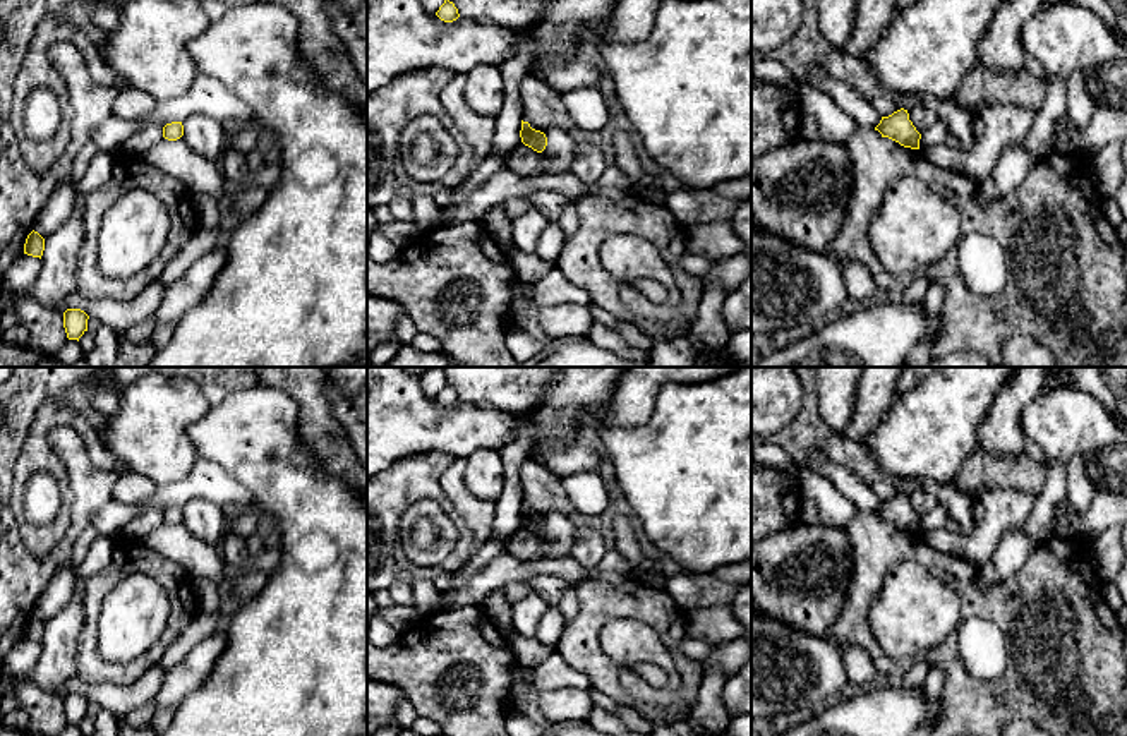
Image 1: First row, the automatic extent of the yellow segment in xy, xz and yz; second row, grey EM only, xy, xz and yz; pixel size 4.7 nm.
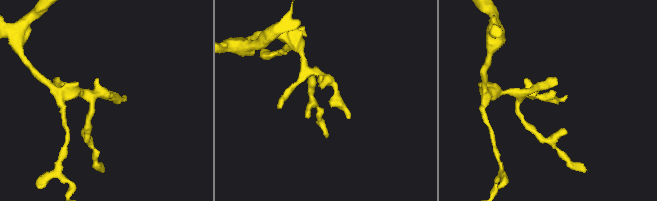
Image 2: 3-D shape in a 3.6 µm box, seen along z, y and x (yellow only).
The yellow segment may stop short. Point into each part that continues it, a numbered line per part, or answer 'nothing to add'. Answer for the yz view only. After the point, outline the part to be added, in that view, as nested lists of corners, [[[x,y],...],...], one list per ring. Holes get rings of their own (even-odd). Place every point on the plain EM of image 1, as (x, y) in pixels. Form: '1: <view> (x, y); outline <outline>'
nothing to add

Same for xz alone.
nothing to add

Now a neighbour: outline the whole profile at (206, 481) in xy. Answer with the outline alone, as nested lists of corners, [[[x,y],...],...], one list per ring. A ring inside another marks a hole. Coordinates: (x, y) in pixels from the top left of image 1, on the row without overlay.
[[[199,458],[184,480],[158,486],[156,492],[141,504],[132,506],[110,499],[93,515],[91,527],[98,534],[122,532],[132,518],[141,516],[151,508],[166,510],[184,506],[194,499],[208,499],[223,510],[244,510],[252,506],[252,494],[244,486],[233,480],[216,463]]]

